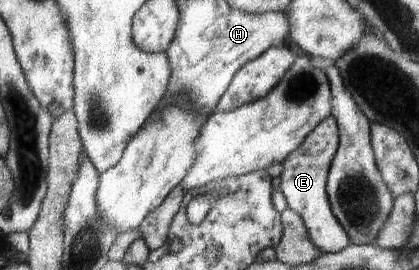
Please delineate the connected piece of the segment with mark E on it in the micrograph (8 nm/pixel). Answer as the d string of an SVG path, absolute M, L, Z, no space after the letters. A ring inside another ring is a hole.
M330 116L329 119L322 120L322 128L318 128L318 132L314 132L314 136L306 140L306 144L301 144L302 148L298 148L298 152L294 152L290 160L282 163L282 174L277 180L278 189L286 198L288 209L301 215L306 228L309 229L309 236L321 249L321 254L344 251L350 244L349 233L342 228L340 221L336 220L326 192L332 158L336 156L340 146L339 132L336 128L337 120L334 120L334 117Z

